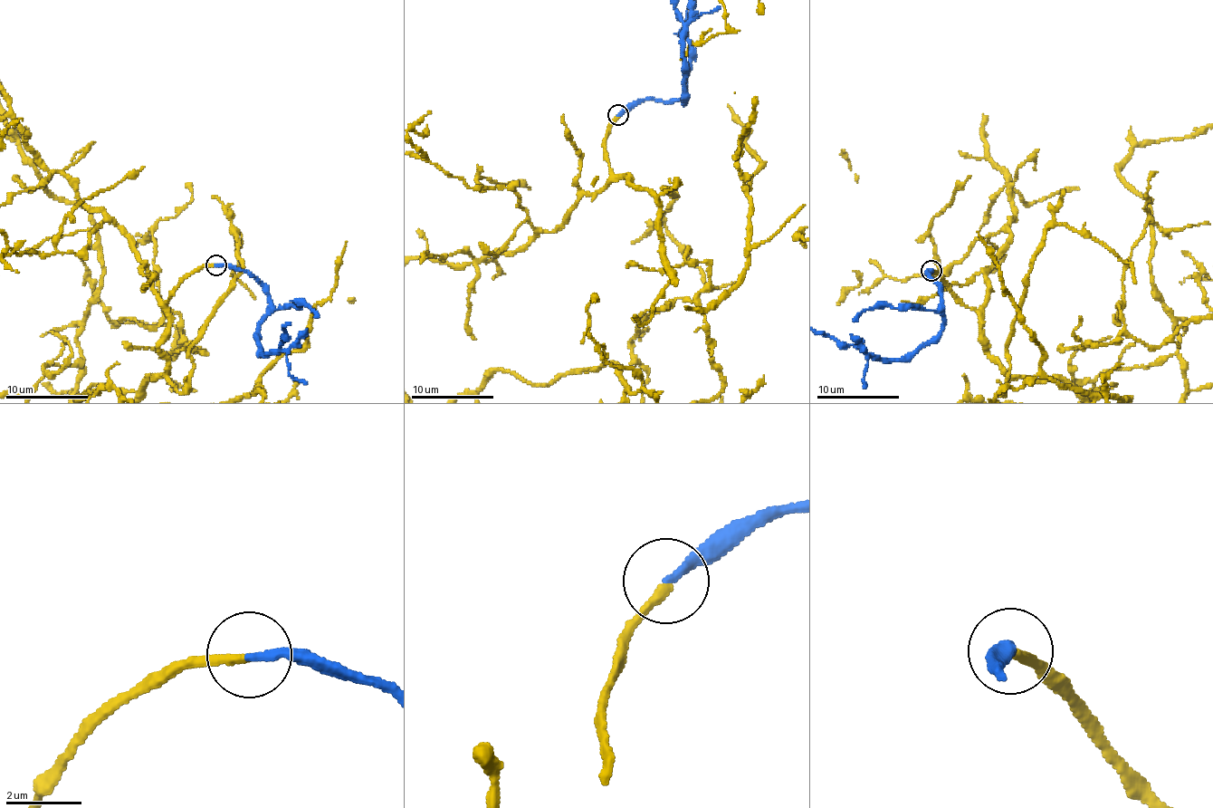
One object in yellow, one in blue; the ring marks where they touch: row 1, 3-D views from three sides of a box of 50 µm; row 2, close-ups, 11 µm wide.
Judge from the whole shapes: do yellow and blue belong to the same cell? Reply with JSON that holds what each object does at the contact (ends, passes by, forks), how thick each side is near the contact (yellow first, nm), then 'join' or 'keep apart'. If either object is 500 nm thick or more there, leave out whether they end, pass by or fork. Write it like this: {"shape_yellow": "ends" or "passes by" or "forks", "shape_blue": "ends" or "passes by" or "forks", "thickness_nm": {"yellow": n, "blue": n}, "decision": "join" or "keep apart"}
{"shape_yellow": "ends", "shape_blue": "ends", "thickness_nm": {"yellow": 260, "blue": 240}, "decision": "join"}

